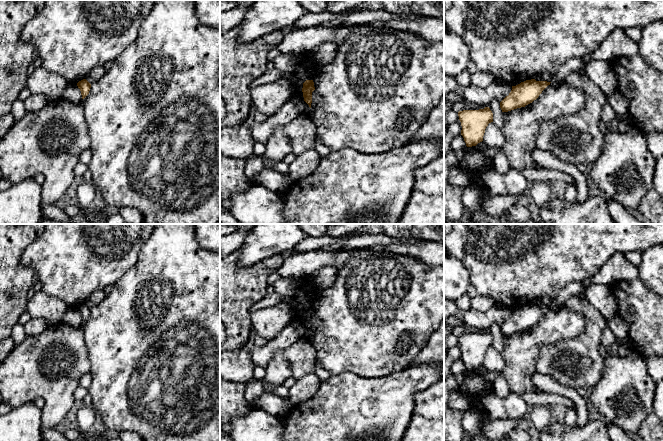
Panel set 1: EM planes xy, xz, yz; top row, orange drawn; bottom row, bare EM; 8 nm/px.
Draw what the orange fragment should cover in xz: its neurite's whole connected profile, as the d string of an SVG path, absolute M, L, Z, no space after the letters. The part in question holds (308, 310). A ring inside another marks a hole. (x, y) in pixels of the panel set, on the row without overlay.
M306 304L303 307L302 316L303 316L304 325L309 329L310 332L312 327L312 316L314 314L315 314L315 311L314 311L313 304Z

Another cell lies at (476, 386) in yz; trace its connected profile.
M477 370L468 371L465 381L459 385L460 392L469 403L469 408L480 409L480 400L493 392L497 372L487 371L484 374Z

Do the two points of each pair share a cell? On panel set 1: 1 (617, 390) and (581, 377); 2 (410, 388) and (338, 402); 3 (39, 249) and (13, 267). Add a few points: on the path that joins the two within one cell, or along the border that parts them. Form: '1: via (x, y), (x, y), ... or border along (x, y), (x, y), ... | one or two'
1: border along (605, 360), (603, 372), (599, 380), (592, 387) | two
2: via (392, 396), (386, 402), (356, 402) | one
3: border along (32, 241), (23, 252), (21, 262), (35, 272) | two

